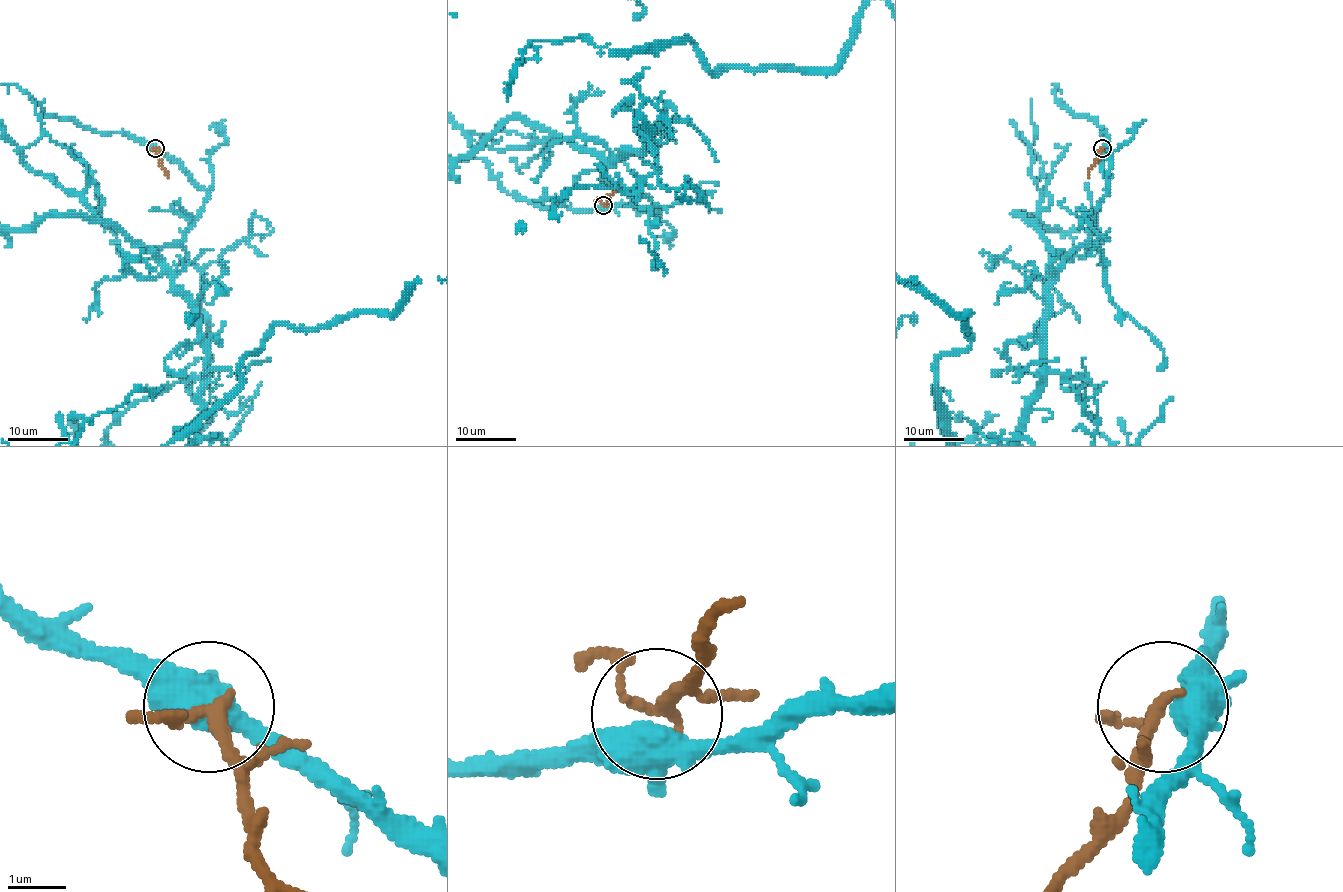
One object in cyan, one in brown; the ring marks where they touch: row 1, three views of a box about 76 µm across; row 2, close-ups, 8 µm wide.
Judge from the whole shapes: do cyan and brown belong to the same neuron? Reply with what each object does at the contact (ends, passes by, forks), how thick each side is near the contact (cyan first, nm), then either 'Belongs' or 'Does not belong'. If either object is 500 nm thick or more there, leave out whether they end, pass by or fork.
At the ring cyan forks. At the ring brown passes by. Thickness 440 nm (cyan) against 200 nm. Does not belong

